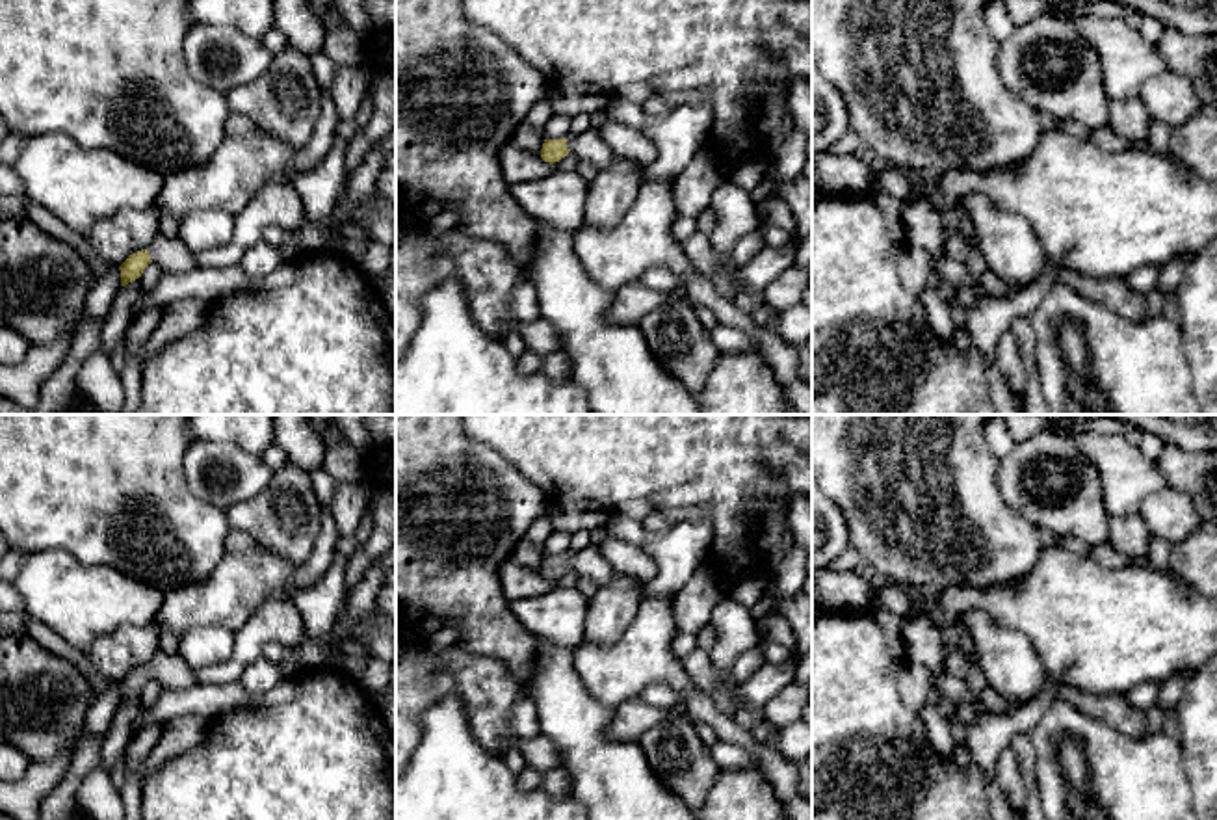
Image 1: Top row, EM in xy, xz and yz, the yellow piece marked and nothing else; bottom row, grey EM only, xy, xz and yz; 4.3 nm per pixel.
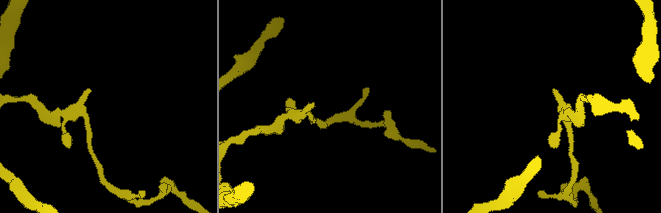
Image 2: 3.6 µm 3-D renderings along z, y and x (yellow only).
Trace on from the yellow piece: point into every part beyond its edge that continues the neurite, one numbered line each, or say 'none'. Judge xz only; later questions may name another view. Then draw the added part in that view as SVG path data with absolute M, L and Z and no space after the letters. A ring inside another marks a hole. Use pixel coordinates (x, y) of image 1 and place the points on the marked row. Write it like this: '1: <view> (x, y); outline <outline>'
1: xz (589, 145); outline M593 125L583 134L567 139L567 149L569 154L591 162L598 171L609 167L615 158L615 152L600 136L598 126Z

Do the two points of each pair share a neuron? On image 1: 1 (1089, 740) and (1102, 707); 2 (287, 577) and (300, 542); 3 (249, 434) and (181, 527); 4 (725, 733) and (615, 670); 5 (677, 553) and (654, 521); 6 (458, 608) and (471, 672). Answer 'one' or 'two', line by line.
1: two
2: two
3: two
4: one
5: two
6: two

